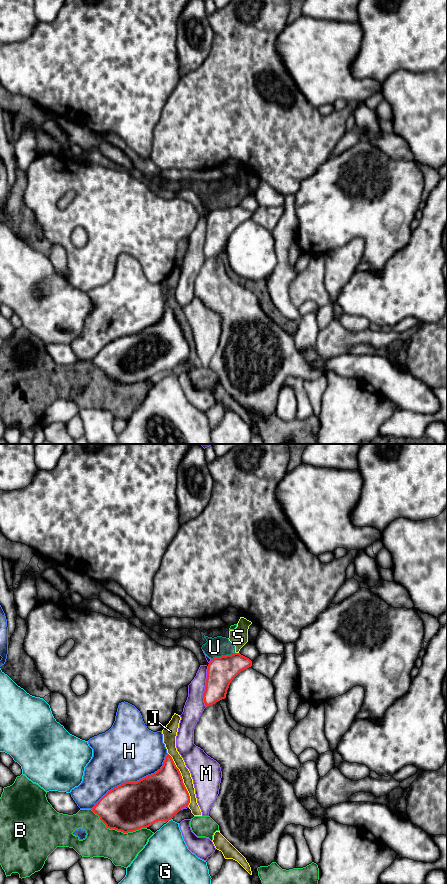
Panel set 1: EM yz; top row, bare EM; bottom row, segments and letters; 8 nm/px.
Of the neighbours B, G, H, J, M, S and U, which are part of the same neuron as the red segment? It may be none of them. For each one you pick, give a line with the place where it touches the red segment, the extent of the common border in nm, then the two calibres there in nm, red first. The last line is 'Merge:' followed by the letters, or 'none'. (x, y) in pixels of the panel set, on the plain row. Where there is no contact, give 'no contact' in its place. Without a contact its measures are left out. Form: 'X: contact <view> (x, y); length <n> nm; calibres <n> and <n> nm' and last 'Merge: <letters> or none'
Merge: none

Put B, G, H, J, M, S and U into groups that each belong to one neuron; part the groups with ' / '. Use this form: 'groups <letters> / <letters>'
groups B / G / H / J / M / S U

